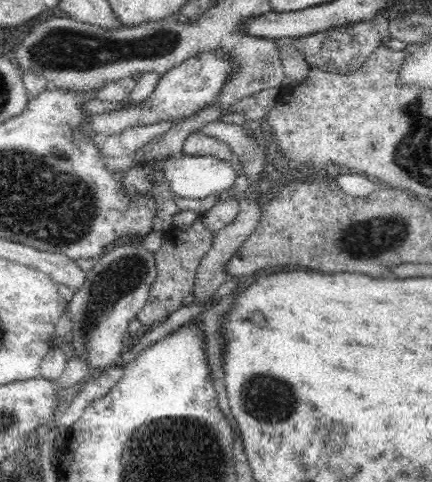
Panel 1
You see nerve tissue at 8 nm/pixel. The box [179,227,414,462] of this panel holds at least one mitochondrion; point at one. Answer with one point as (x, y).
(270, 400)

